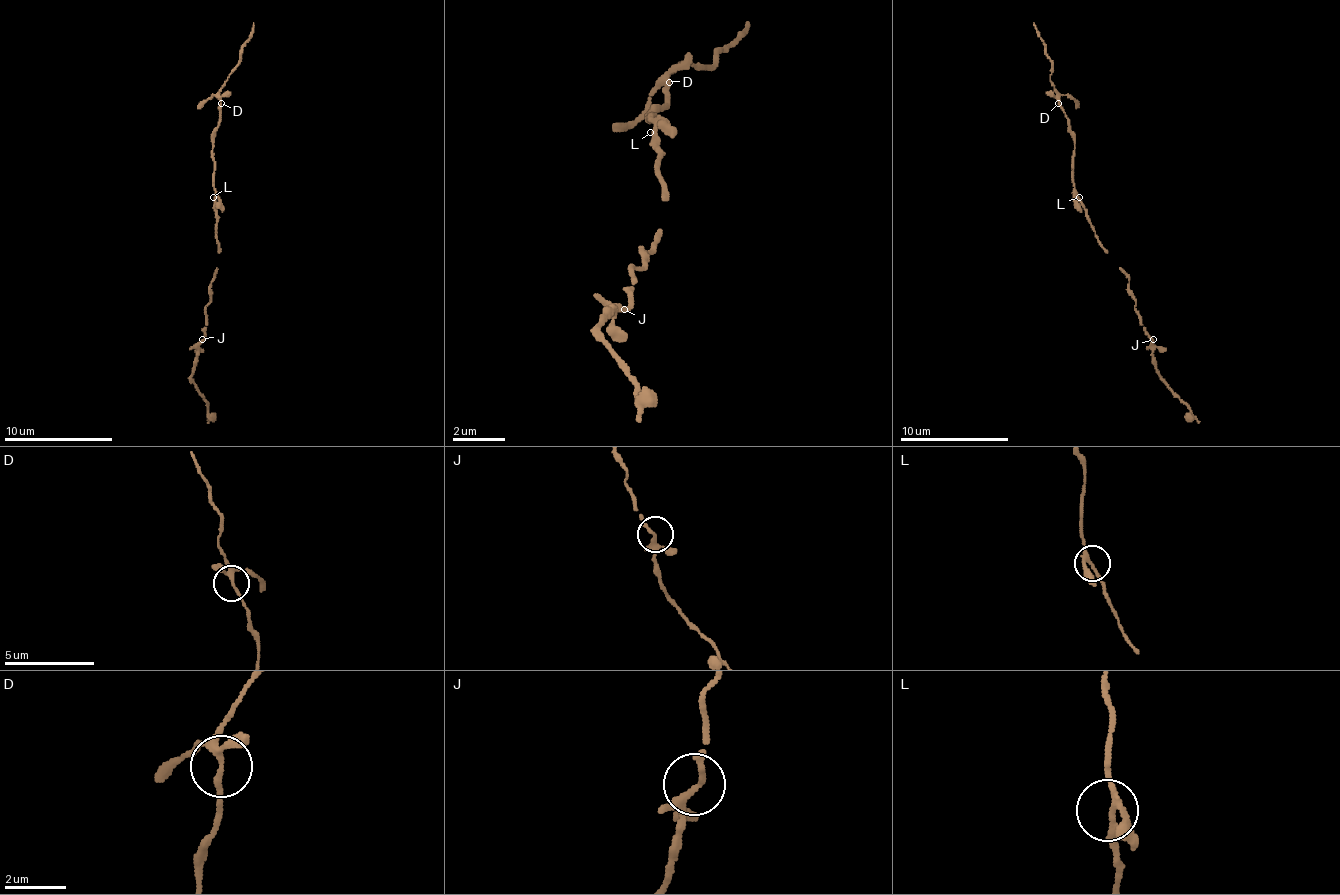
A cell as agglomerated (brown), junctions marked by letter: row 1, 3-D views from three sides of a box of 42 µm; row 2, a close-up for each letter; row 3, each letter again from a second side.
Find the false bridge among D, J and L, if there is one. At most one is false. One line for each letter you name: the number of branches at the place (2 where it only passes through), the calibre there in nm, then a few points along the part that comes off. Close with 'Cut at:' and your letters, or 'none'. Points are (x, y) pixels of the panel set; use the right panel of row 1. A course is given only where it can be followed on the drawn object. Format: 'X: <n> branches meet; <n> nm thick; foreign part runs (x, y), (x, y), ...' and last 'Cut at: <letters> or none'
Cut at: none

